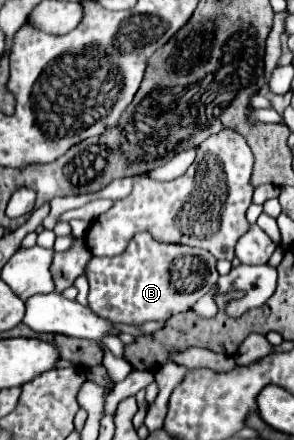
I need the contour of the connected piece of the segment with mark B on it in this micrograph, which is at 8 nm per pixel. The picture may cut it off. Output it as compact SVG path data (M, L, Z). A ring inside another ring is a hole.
M138 233L128 249L116 257L92 257L86 267L90 283L90 309L114 323L138 325L146 321L166 321L190 309L216 285L216 259L206 249L158 243L148 233Z

